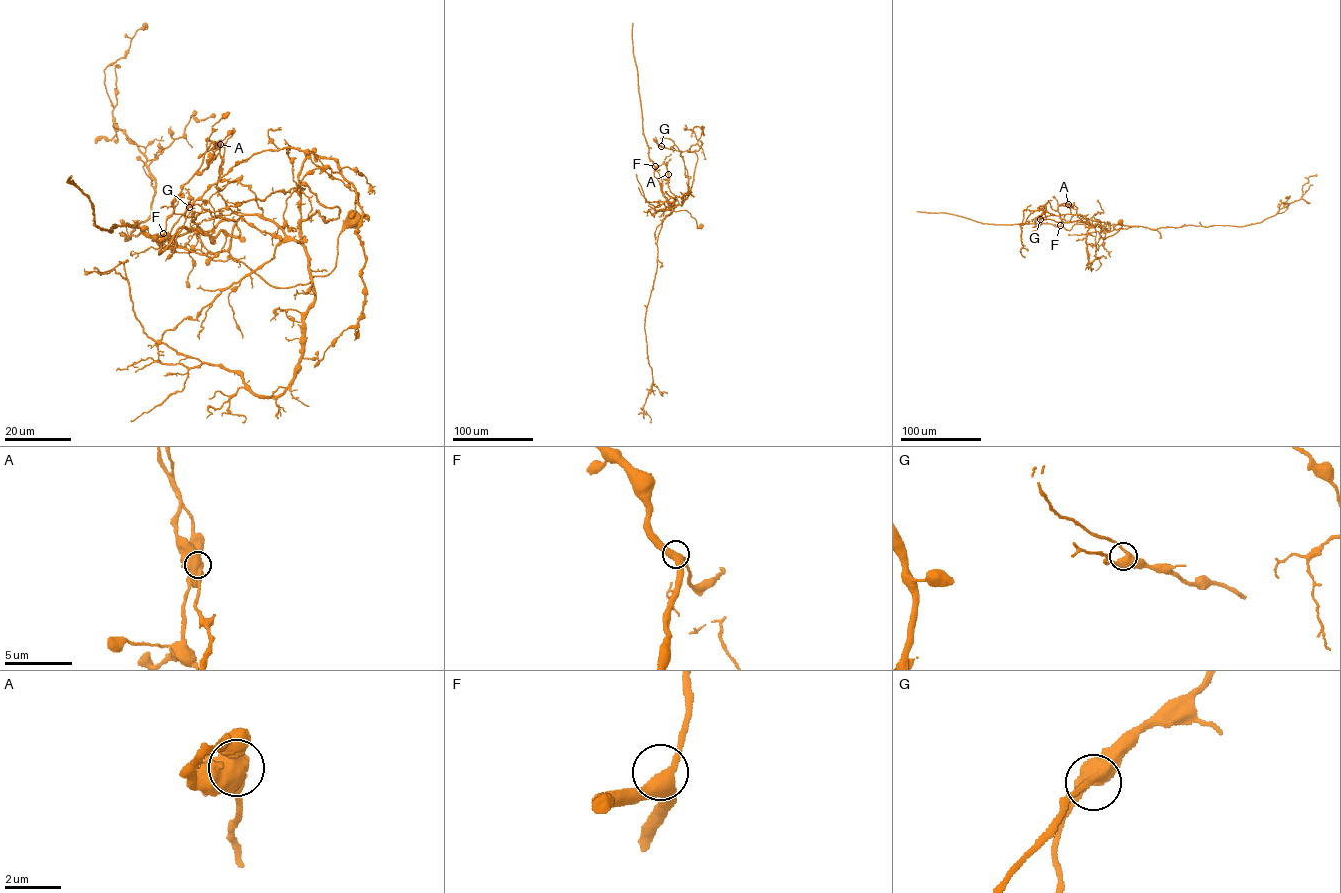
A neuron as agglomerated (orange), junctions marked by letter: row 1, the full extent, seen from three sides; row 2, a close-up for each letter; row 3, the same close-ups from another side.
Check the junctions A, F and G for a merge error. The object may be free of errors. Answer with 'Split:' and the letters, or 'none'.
Split: A

